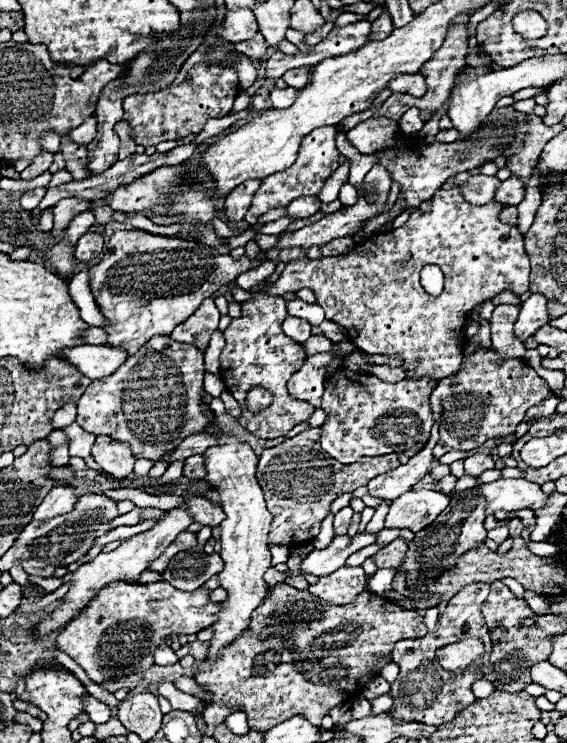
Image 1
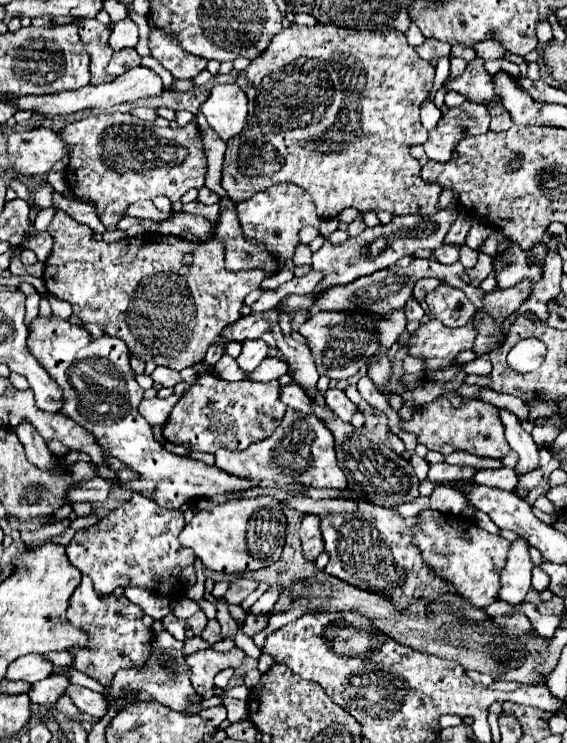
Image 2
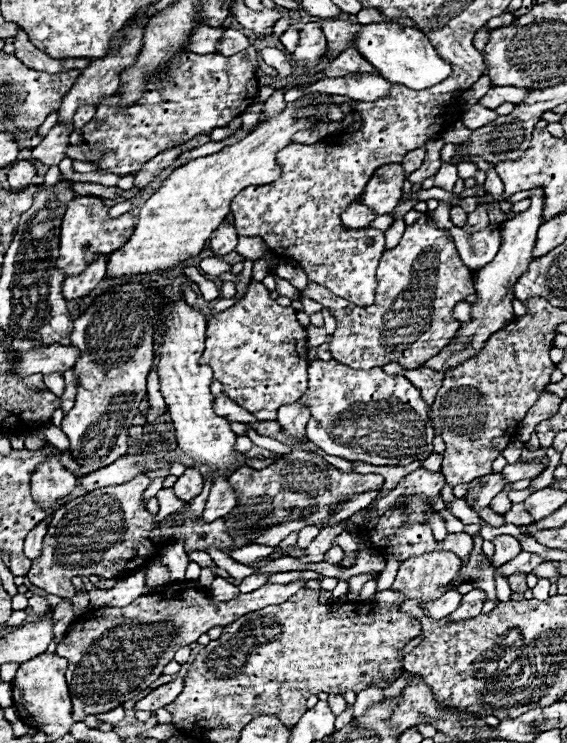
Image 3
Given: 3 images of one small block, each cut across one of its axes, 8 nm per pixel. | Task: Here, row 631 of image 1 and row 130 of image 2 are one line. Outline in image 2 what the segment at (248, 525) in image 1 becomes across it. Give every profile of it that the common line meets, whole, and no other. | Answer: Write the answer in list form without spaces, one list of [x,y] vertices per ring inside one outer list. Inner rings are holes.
[[[216,84],[210,98],[202,104],[200,112],[206,116],[210,128],[228,142],[246,126],[248,98],[238,84]]]

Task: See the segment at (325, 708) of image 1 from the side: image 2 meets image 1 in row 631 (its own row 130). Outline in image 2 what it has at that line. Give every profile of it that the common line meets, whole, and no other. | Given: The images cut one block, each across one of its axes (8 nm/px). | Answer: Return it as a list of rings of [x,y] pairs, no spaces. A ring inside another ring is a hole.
[[[318,22],[314,26],[290,24],[288,28],[282,28],[274,36],[274,40],[268,46],[268,50],[264,52],[264,56],[258,56],[240,74],[236,84],[248,96],[248,128],[240,136],[234,136],[232,140],[228,140],[226,158],[224,158],[224,170],[222,170],[222,188],[228,192],[228,196],[234,202],[242,202],[242,200],[252,198],[256,192],[262,192],[264,188],[270,188],[270,186],[282,184],[282,182],[290,182],[290,184],[296,184],[296,186],[304,188],[306,192],[310,192],[310,196],[314,198],[314,204],[316,204],[316,210],[318,210],[320,218],[334,218],[344,208],[356,208],[362,214],[372,212],[372,210],[384,210],[384,212],[390,212],[392,216],[404,216],[404,214],[428,216],[428,214],[436,214],[440,210],[438,198],[440,198],[442,186],[436,184],[436,182],[426,182],[420,176],[420,162],[410,156],[410,146],[422,144],[428,138],[428,132],[420,124],[420,106],[422,106],[422,102],[426,100],[426,96],[428,96],[428,92],[432,88],[434,66],[428,60],[422,60],[418,56],[416,48],[412,48],[406,42],[406,36],[396,32],[396,30],[388,30],[388,28],[370,31],[352,30],[352,28],[334,30],[330,26],[334,26],[334,24],[320,24]]]

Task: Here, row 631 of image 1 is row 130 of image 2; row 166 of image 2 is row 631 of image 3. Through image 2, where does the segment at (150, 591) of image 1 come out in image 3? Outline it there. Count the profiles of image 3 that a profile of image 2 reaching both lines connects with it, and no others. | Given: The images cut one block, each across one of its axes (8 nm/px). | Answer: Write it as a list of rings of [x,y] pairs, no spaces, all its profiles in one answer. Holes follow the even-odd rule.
[[[306,580],[292,584],[266,584],[254,592],[240,594],[230,602],[214,602],[194,584],[166,584],[148,596],[136,598],[124,608],[92,608],[92,612],[76,618],[56,652],[68,660],[66,680],[72,696],[74,722],[82,722],[88,714],[110,712],[132,700],[162,676],[164,666],[182,646],[196,642],[212,626],[226,626],[240,616],[282,604],[298,592]]]

